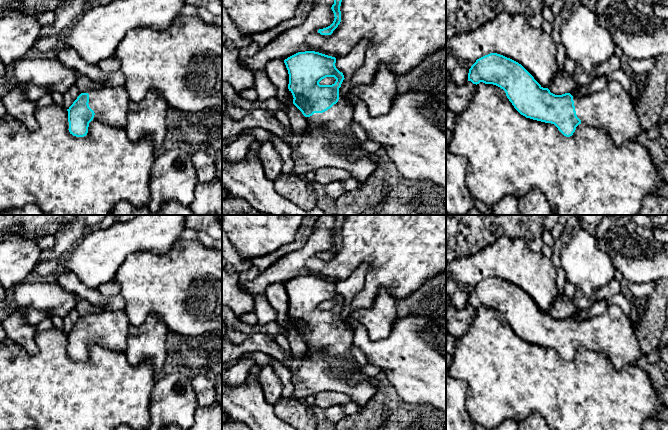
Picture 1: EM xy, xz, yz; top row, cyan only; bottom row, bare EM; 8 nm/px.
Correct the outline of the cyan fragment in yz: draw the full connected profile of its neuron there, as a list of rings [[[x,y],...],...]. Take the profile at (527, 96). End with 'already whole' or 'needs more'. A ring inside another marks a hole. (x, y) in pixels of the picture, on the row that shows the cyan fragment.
[[[497,53],[477,59],[469,69],[468,81],[476,85],[483,82],[500,87],[521,115],[554,124],[566,137],[572,136],[576,127],[583,122],[594,128],[605,128],[614,145],[619,147],[626,141],[637,141],[642,131],[630,94],[616,81],[608,81],[602,90],[582,97],[572,93],[555,95],[548,88],[543,88],[521,64]]]; needs more

